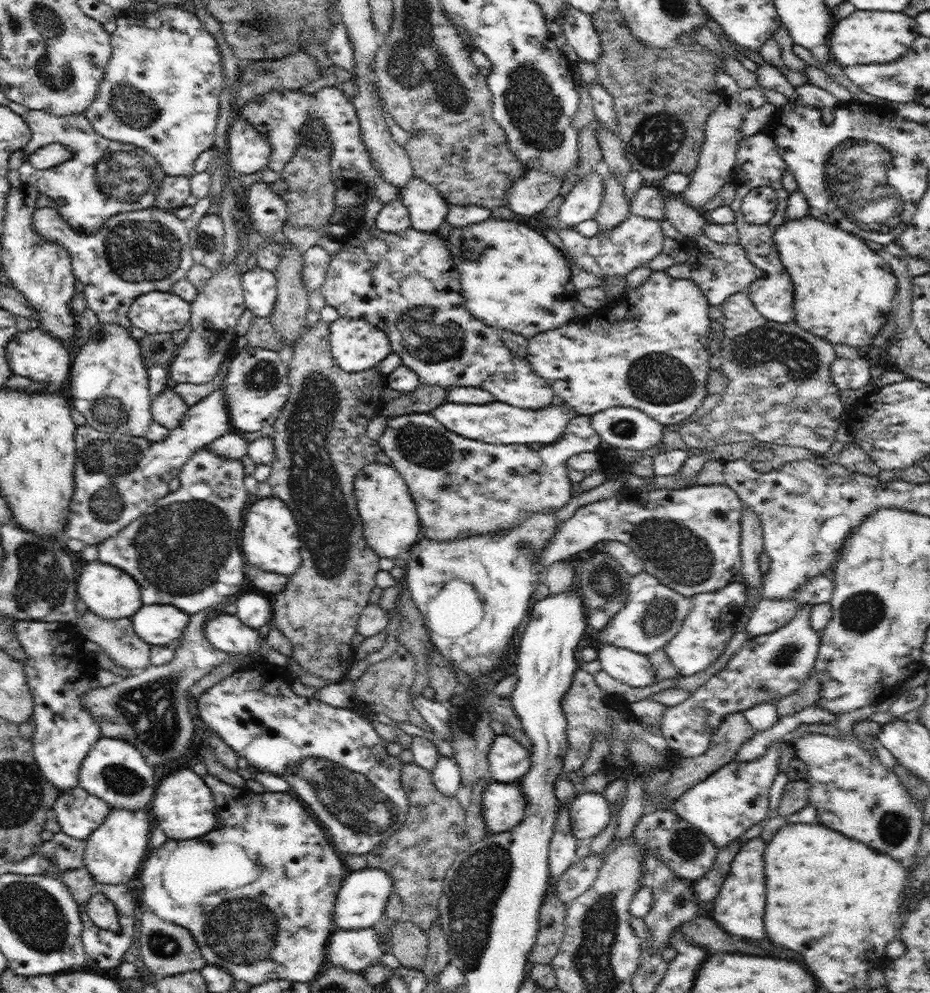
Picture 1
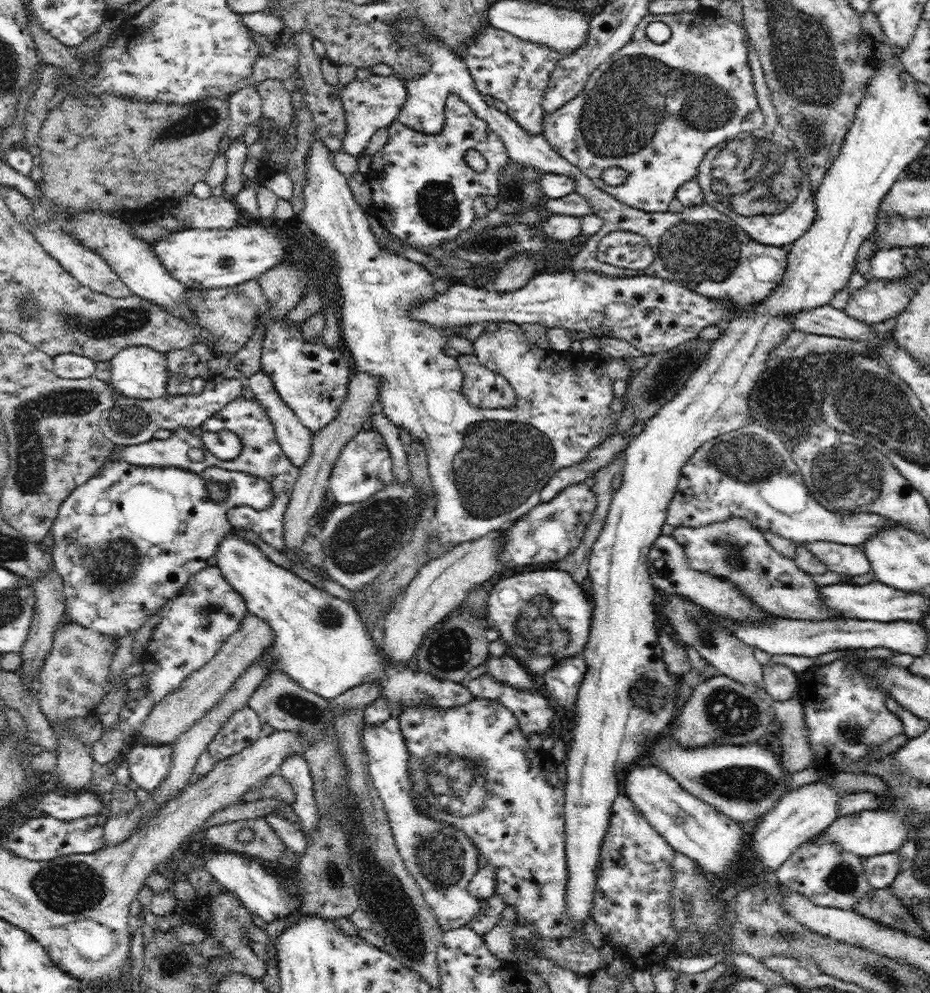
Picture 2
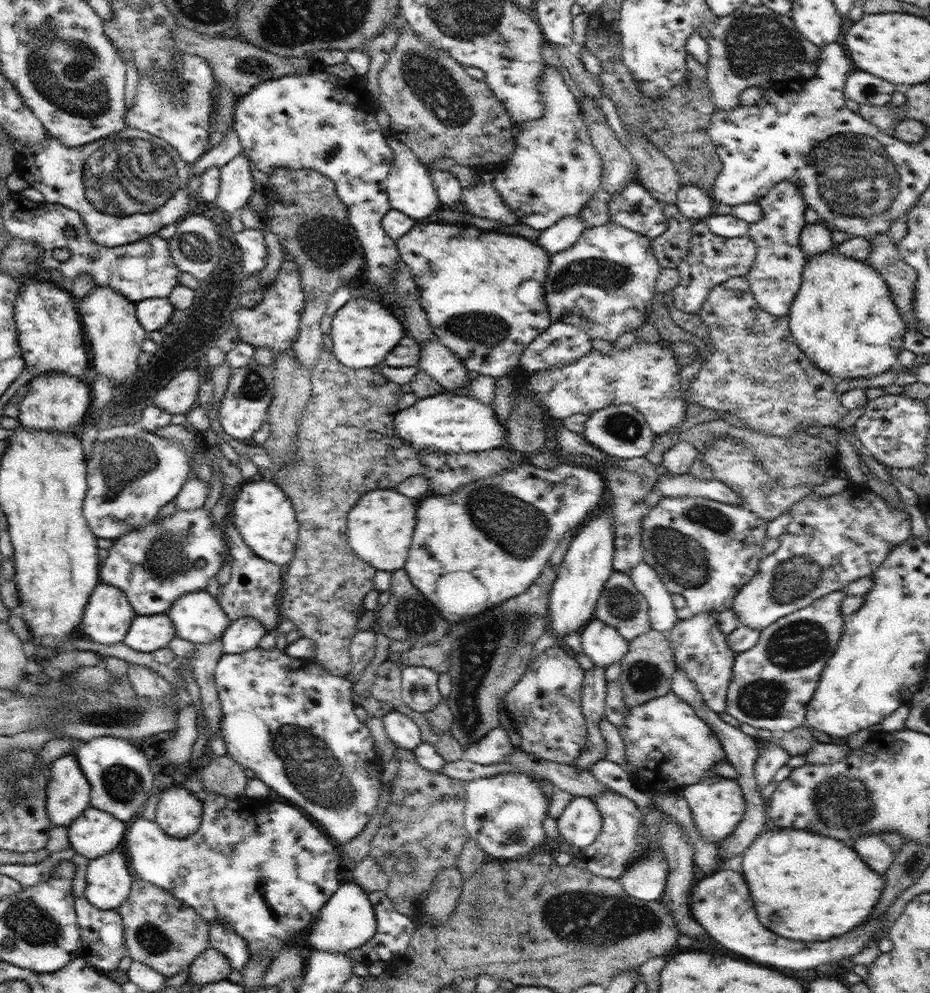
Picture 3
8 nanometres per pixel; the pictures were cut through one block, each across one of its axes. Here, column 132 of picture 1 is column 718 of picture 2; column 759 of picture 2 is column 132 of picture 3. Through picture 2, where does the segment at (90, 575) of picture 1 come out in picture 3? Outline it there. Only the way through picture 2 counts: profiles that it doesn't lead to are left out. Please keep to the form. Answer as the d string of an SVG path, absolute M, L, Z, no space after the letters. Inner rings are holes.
M98 583L86 603L81 628L100 644L123 642L137 612L120 588Z

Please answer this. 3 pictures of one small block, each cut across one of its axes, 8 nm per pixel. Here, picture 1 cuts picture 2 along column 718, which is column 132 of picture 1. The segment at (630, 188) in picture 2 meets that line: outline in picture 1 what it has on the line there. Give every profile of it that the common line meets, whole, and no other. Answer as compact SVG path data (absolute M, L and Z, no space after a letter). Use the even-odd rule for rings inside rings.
M164 5L159 12L137 12L124 9L115 22L117 25L116 31L110 34L112 58L109 60L104 78L101 80L96 100L92 101L92 104L83 112L83 115L88 119L92 128L102 136L112 141L133 144L133 146L140 147L152 154L167 175L190 177L195 173L194 162L196 162L196 158L204 150L214 148L214 129L216 128L216 120L218 118L220 94L222 94L223 87L225 86L217 40L210 36L208 30L204 28L203 22L193 13L182 9L182 5Z

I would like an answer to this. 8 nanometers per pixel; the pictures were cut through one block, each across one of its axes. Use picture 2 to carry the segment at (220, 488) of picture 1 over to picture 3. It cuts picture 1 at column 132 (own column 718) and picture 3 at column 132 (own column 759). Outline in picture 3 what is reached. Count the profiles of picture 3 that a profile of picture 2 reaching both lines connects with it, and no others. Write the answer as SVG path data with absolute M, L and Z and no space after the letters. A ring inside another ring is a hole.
M206 508L188 510L187 512L176 509L172 515L162 517L162 519L156 516L154 517L154 521L150 521L150 523L146 525L140 525L140 527L136 527L136 529L132 529L132 531L126 532L124 535L116 538L116 541L112 543L112 546L107 548L108 557L103 563L101 562L100 564L100 581L102 583L116 586L116 588L120 588L121 591L124 591L124 595L126 595L126 598L130 601L130 604L134 607L134 610L138 615L155 615L166 613L166 610L170 610L170 608L172 608L172 604L174 604L174 602L176 602L182 594L188 594L188 592L202 592L202 590L206 590L206 588L208 588L208 582L210 582L212 578L216 578L216 574L218 574L218 572L220 572L220 568L224 566L224 562L229 559L224 530L224 522L220 526L215 524L214 518L212 517L212 512L210 510L206 510Z

